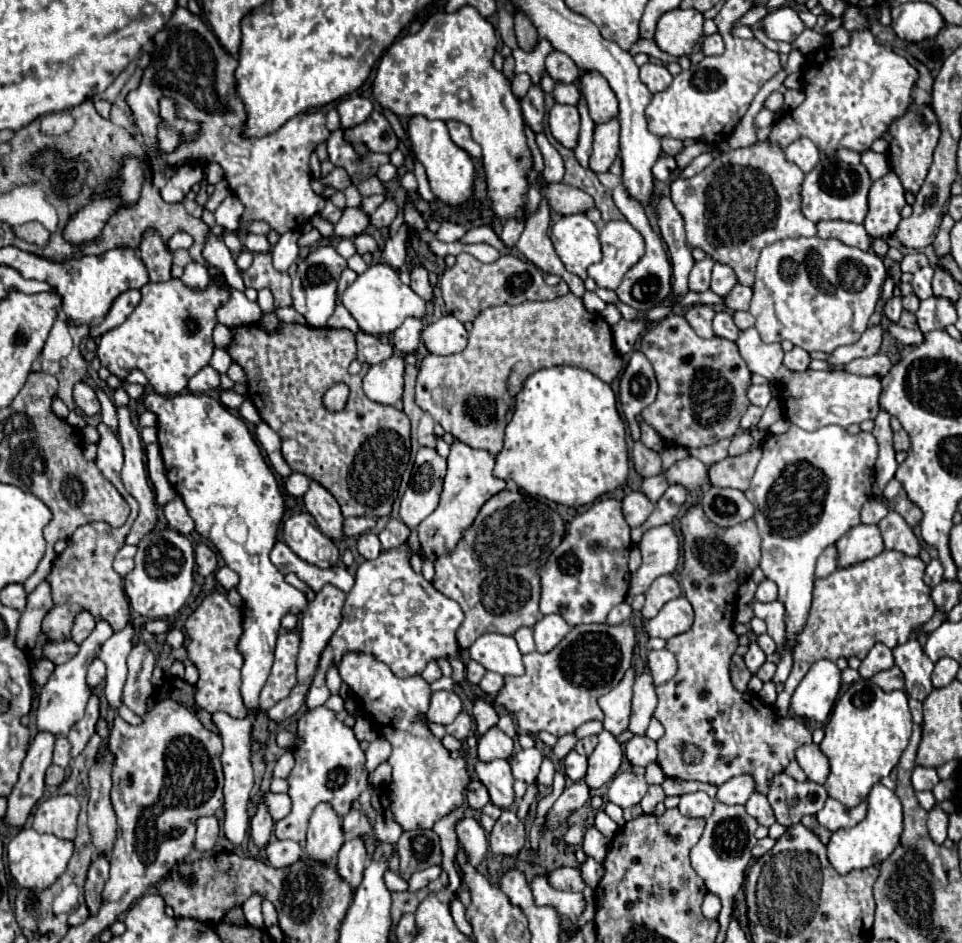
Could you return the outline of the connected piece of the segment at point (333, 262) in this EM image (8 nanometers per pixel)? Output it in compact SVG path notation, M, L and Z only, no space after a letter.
M328 244L316 246L304 260L298 262L298 272L292 280L292 298L294 308L308 320L310 326L324 328L326 320L332 316L336 304L336 282L344 268L348 268L346 260Z

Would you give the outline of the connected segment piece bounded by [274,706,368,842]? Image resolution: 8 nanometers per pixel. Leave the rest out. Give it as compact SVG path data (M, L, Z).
M326 706L304 712L298 720L298 734L304 742L294 750L296 766L288 776L288 796L292 800L292 810L288 816L276 822L274 834L278 840L304 842L312 810L320 802L328 802L332 810L336 810L336 814L344 818L350 810L350 804L358 800L360 794L368 788L368 772L364 770L366 758L352 728L344 726Z

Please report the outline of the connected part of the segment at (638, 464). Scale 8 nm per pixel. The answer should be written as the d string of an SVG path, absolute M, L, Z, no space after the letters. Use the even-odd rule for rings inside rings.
M636 442L636 444L634 444L632 460L634 460L634 470L636 470L642 478L650 478L650 476L662 474L662 460L660 460L658 452L646 448L642 442Z

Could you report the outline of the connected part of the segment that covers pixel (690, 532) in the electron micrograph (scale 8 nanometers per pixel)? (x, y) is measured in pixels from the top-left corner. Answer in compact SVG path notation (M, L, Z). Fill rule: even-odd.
M694 506L682 518L682 534L684 534L684 570L680 574L680 584L684 596L694 608L694 624L688 632L678 634L668 640L666 648L678 660L678 674L656 688L658 706L654 710L654 718L658 718L666 730L666 734L658 740L658 764L668 778L678 780L698 780L714 786L724 784L732 776L752 774L756 782L756 792L768 794L768 778L772 774L784 772L790 760L794 760L796 748L812 742L812 732L794 718L782 718L774 712L774 708L762 704L752 694L740 694L730 682L730 658L738 648L738 636L732 630L734 622L734 600L740 584L748 580L752 570L760 564L760 534L754 520L742 522L736 526L736 534L724 534L724 528L710 522L700 506ZM686 744L698 746L702 752L700 762L686 764L682 758L682 750Z

